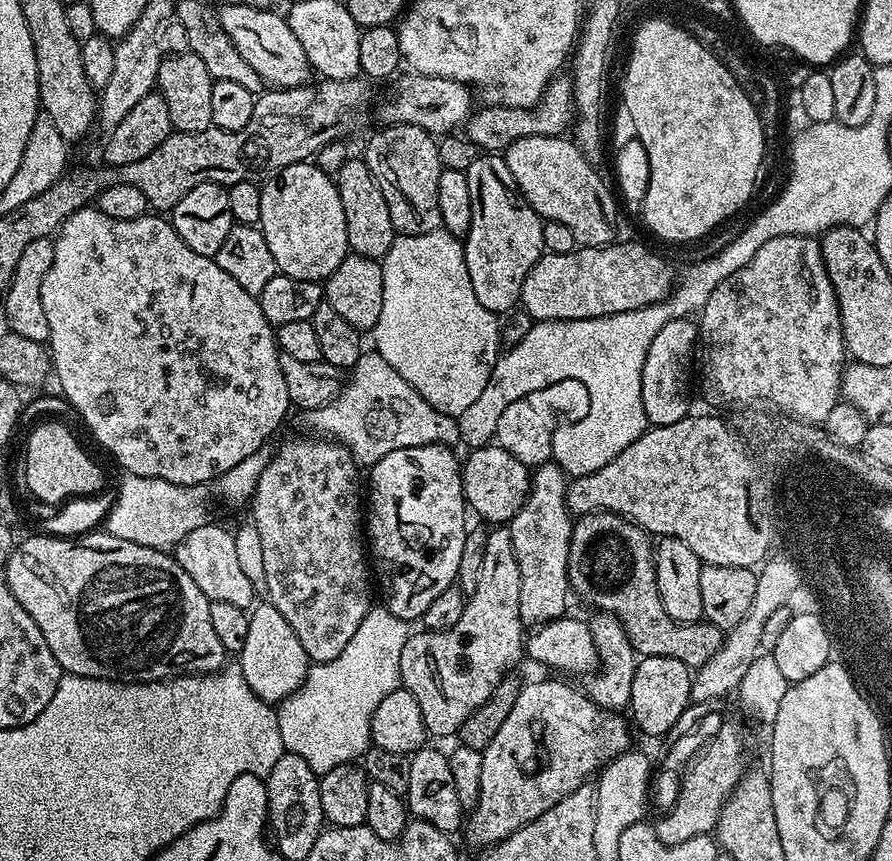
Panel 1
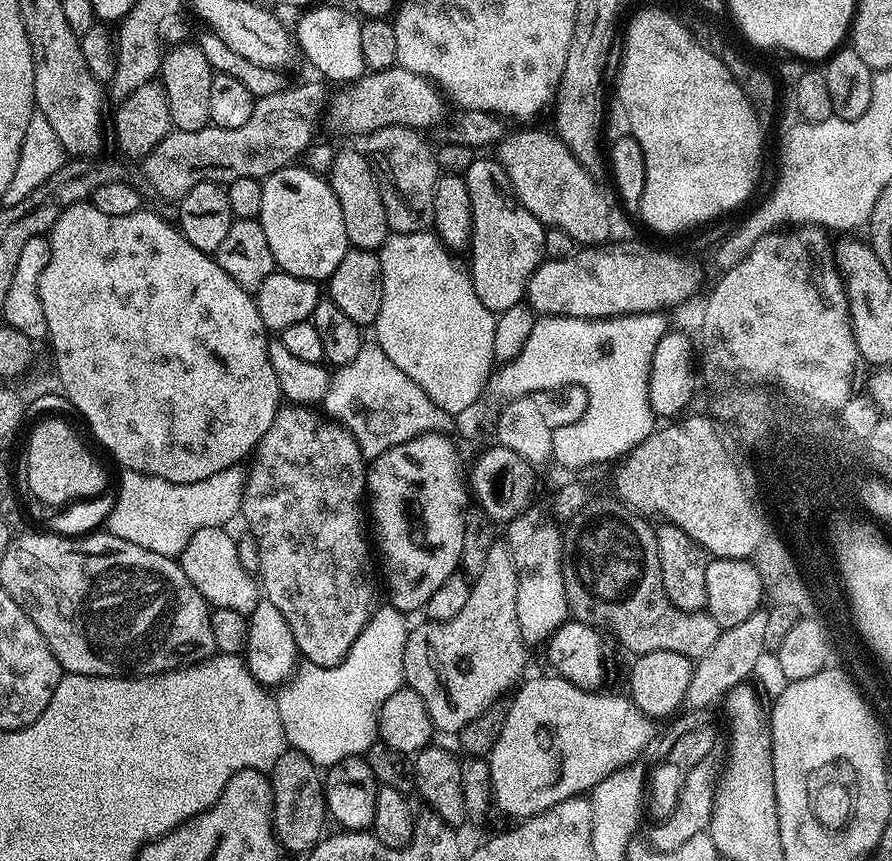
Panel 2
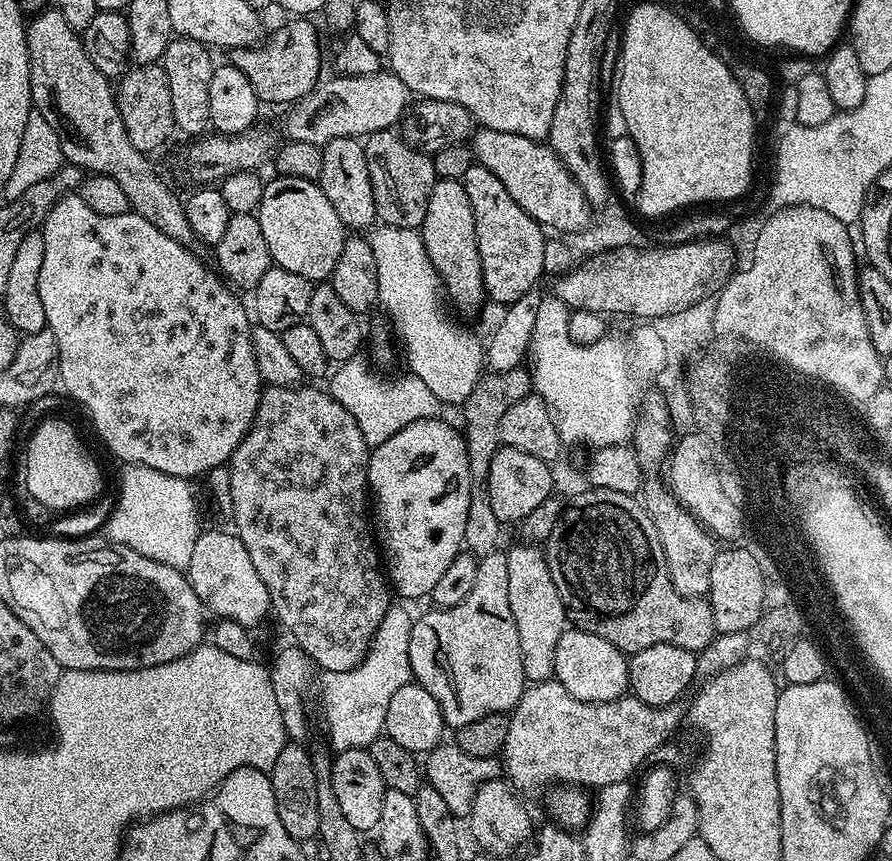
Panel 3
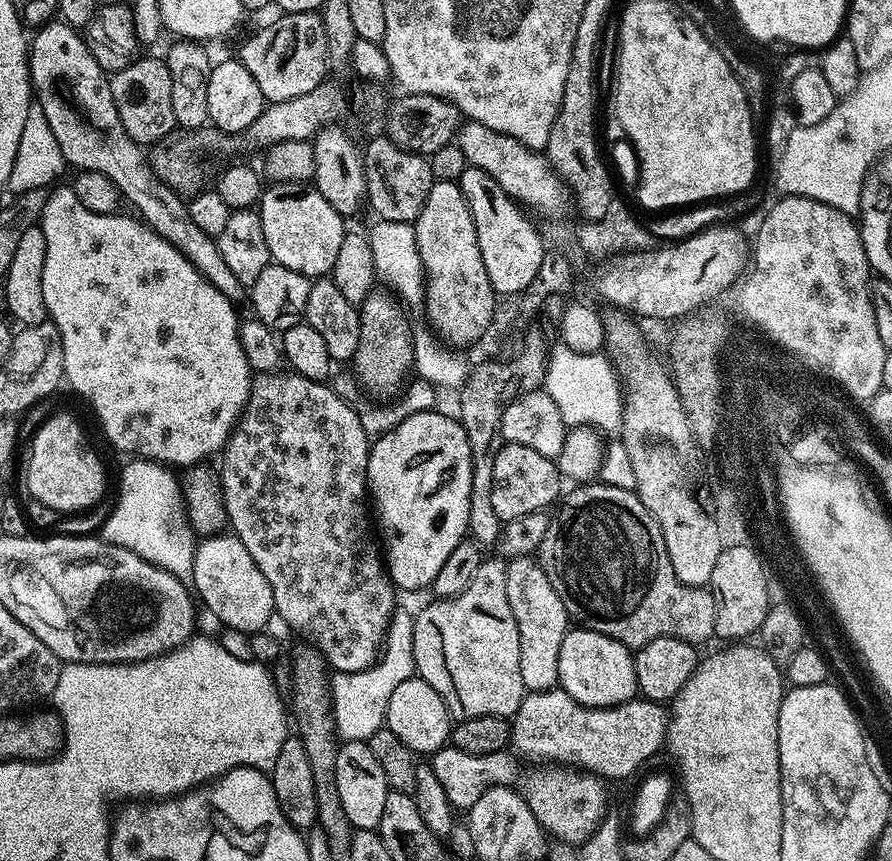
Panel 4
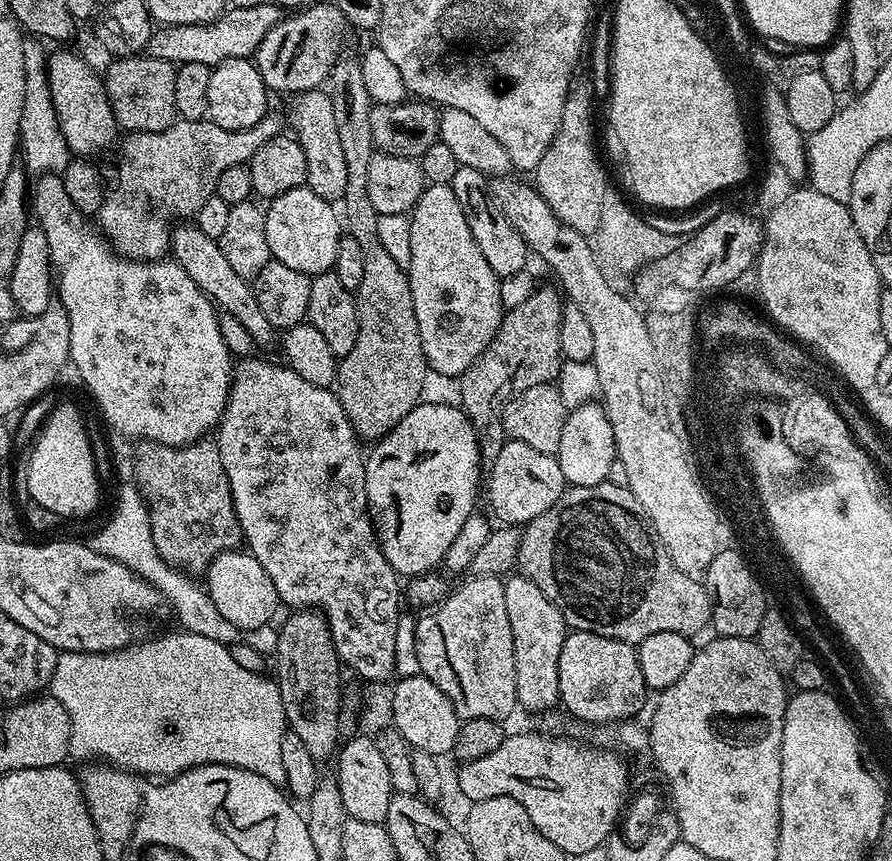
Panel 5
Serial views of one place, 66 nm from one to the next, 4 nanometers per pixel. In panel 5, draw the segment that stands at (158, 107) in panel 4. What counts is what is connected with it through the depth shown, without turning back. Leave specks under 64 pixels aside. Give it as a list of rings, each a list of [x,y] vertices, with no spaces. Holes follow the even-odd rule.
[[[147,54],[121,56],[111,62],[102,79],[116,123],[125,133],[161,132],[176,123],[174,78],[177,65]]]

